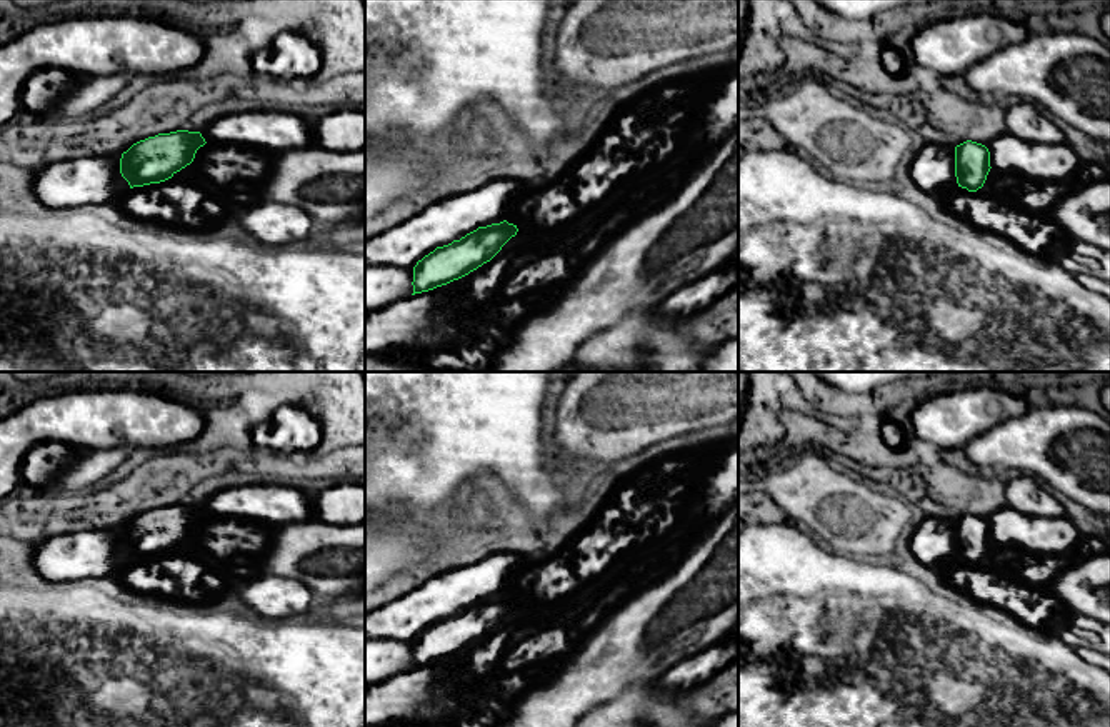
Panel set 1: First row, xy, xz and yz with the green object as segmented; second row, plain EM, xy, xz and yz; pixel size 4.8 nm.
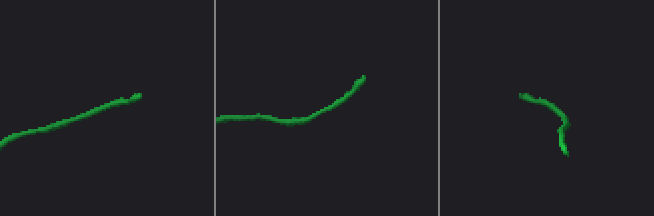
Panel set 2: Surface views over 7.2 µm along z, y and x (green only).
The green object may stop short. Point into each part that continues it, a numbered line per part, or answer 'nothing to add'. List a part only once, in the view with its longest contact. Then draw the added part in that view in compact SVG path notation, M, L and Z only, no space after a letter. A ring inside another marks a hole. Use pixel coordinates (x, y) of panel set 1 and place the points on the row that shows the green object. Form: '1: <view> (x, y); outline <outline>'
nothing to add

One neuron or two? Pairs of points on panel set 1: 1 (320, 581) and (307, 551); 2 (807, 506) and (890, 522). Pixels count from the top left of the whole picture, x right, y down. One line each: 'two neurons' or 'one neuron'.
1: one neuron
2: one neuron

